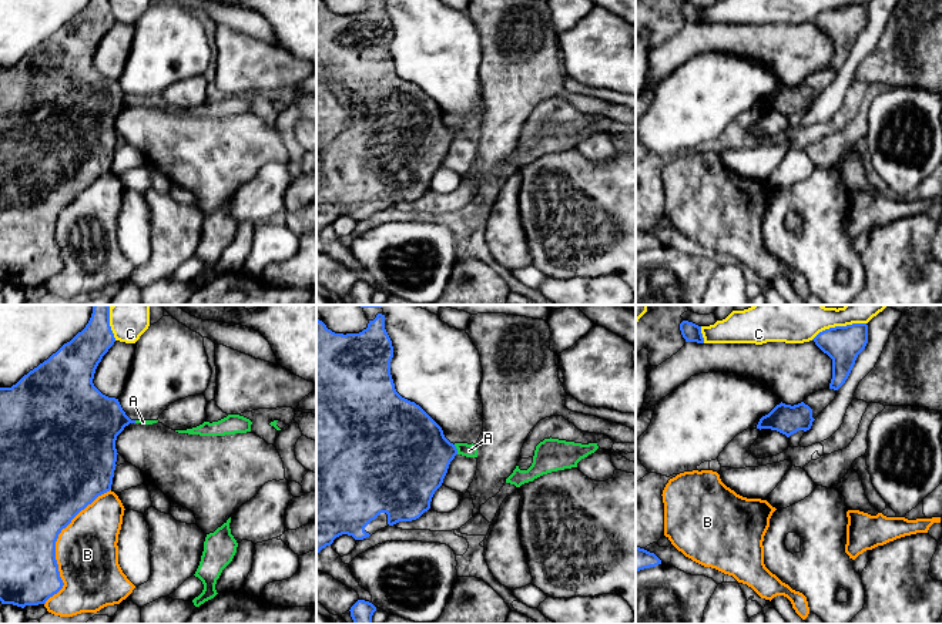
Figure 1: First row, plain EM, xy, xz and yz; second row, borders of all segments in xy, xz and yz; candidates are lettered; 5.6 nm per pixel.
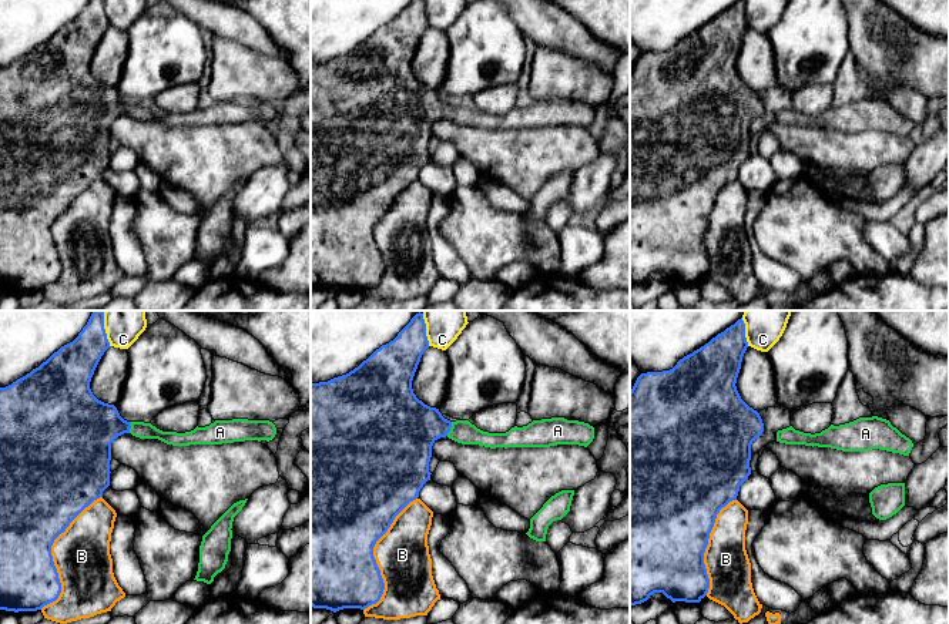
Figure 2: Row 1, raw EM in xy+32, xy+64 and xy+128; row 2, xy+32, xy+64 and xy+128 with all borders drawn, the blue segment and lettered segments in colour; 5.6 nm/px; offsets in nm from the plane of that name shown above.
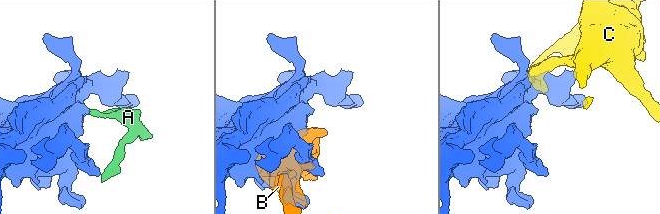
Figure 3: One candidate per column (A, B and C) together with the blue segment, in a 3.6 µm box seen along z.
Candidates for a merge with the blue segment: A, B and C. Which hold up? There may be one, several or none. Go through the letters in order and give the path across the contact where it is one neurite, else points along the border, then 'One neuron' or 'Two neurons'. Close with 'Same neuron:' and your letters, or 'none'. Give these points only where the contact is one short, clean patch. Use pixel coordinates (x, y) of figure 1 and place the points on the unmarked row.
A: Path across: xz (412, 134), (456, 130), (469, 131). One neuron
B: Two neurons
C: Two neurons
Same neuron: A

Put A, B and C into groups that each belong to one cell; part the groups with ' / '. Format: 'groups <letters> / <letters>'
groups A / B / C

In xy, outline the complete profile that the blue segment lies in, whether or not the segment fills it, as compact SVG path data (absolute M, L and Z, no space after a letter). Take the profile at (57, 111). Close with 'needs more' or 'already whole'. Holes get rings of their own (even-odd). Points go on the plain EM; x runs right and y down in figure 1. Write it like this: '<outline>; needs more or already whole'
M90 0L86 9L78 13L70 23L64 24L56 34L37 48L24 56L11 68L0 68L0 282L1 285L13 285L24 289L26 286L46 285L46 282L57 275L64 264L60 258L58 245L56 241L56 222L63 209L71 201L91 185L98 177L111 171L117 130L117 117L124 111L131 101L123 91L118 80L103 76L93 64L95 50L103 37L114 26L115 19L110 7L110 0Z; already whole

